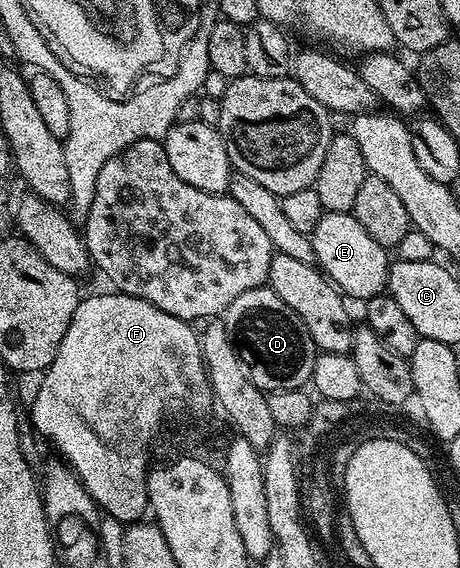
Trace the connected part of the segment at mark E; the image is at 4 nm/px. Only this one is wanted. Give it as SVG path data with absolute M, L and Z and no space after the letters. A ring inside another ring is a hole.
M326 212L321 217L321 221L317 221L317 229L313 229L309 238L319 270L339 288L344 296L352 300L355 298L366 301L374 295L384 294L389 266L388 248L377 245L377 241L373 241L369 233L365 233L361 221L357 221L354 213Z

